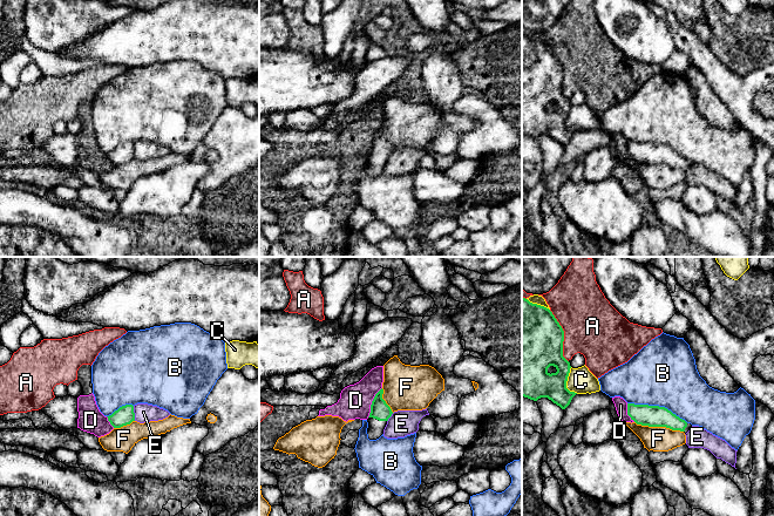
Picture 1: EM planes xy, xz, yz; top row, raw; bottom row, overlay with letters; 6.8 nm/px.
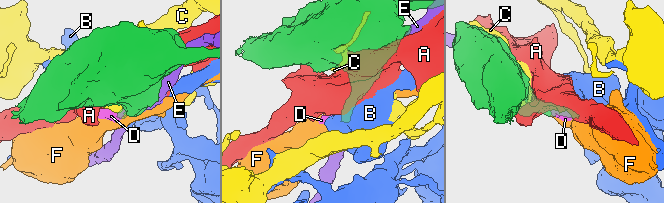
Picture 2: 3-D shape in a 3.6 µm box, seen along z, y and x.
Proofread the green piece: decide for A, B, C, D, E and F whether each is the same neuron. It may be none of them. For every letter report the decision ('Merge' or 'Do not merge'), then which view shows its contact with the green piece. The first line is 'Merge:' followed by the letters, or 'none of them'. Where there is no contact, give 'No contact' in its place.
Merge: none of them
A: Do not merge. Touches green in yz
B: Do not merge. Touches green in yz
C: Do not merge. Touches green in yz
D: Do not merge. Touches green in xz
E: Do not merge. Touches green in xy
F: Do not merge. Touches green in yz

